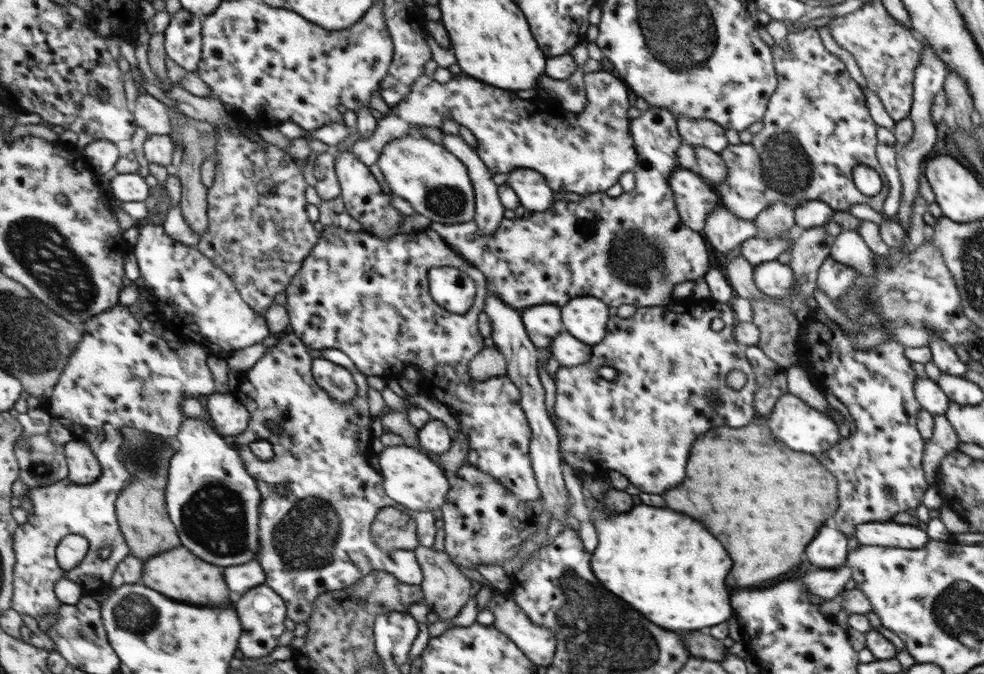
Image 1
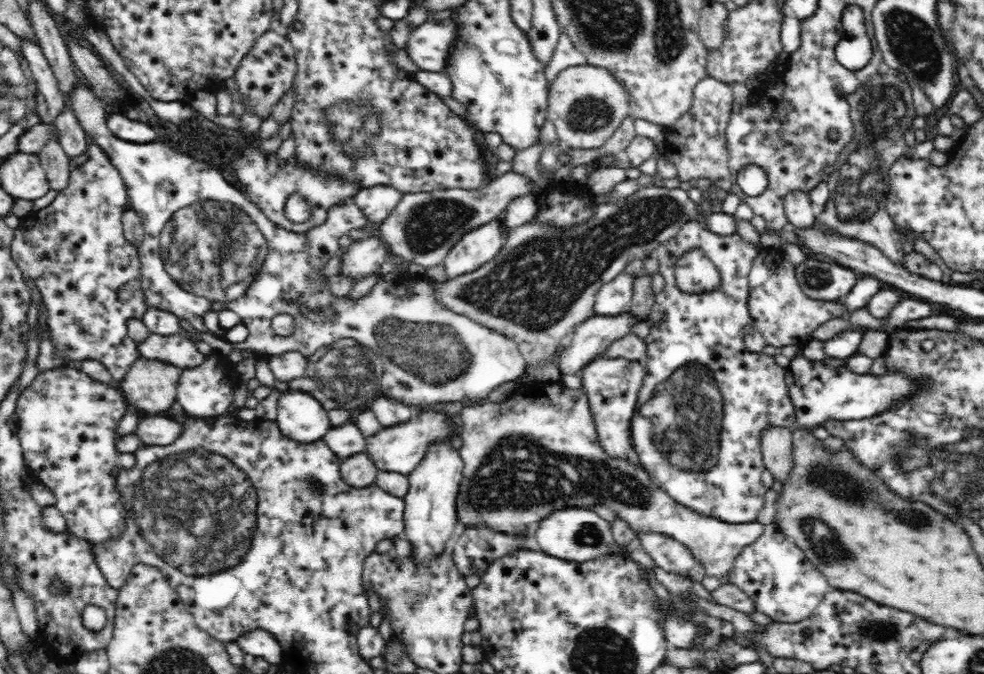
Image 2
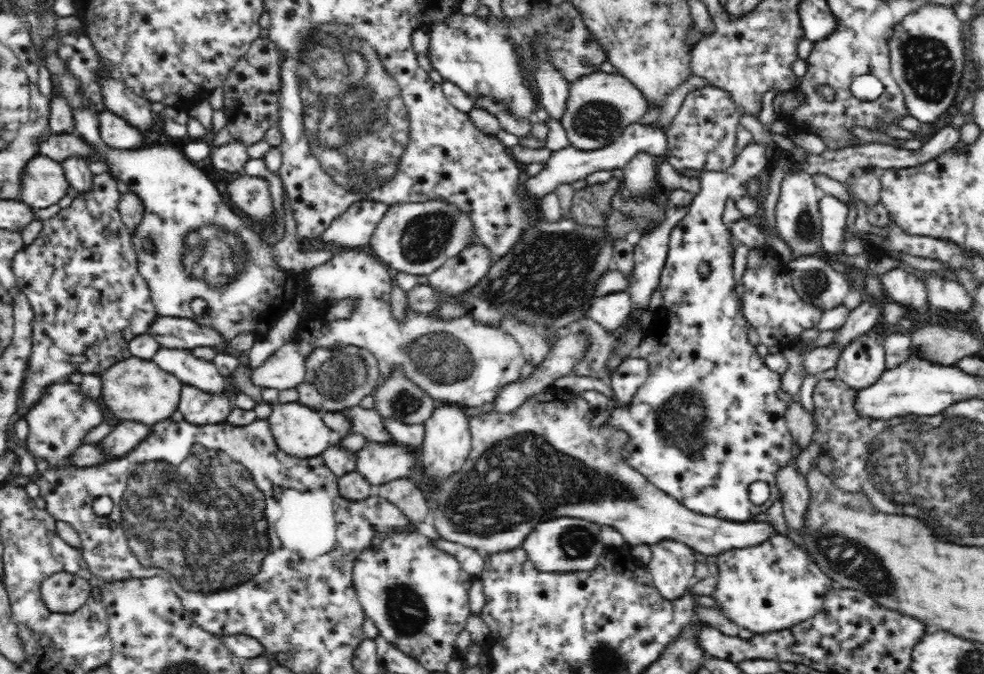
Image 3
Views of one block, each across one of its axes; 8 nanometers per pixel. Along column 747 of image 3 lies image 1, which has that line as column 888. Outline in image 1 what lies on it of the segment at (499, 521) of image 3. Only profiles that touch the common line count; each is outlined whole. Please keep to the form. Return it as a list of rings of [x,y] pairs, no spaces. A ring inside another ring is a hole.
[[[893,520],[858,525],[854,535],[859,546],[902,547],[908,550],[921,549],[930,541],[927,532],[920,527]]]

